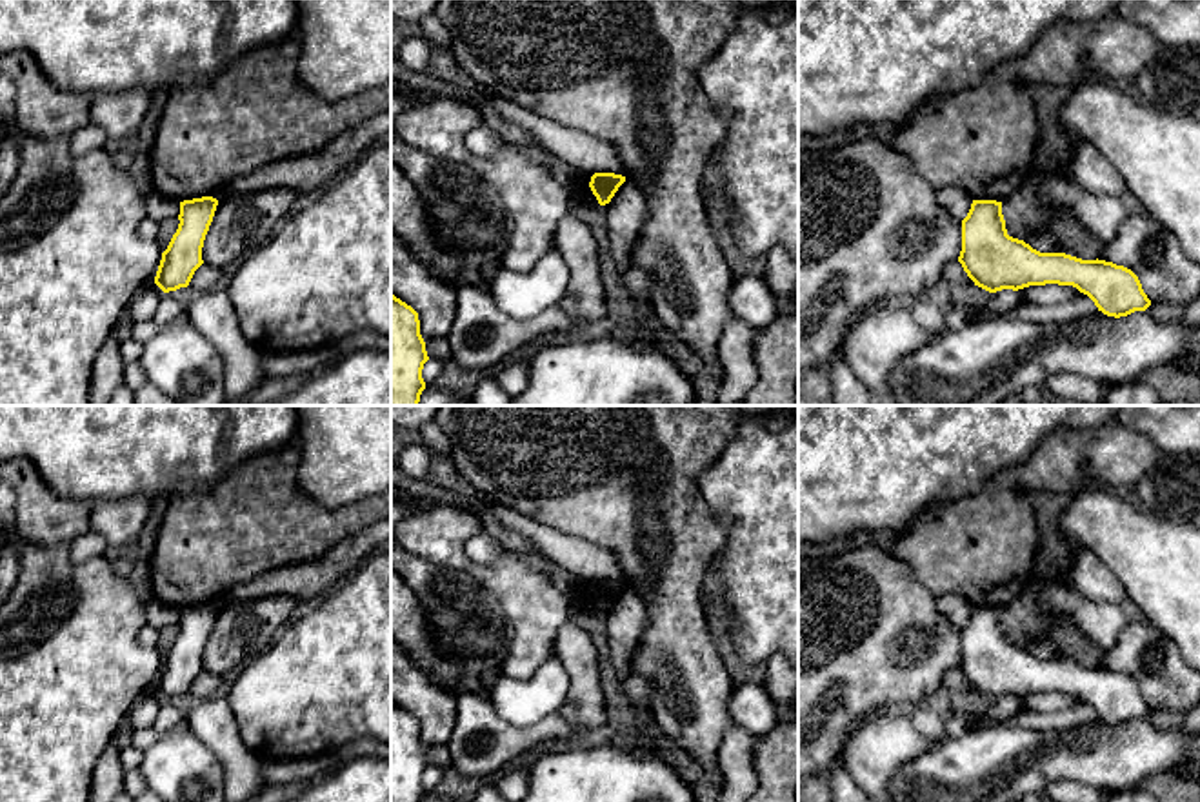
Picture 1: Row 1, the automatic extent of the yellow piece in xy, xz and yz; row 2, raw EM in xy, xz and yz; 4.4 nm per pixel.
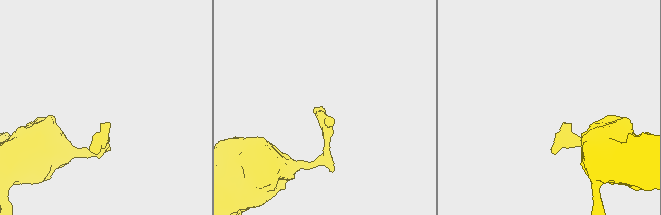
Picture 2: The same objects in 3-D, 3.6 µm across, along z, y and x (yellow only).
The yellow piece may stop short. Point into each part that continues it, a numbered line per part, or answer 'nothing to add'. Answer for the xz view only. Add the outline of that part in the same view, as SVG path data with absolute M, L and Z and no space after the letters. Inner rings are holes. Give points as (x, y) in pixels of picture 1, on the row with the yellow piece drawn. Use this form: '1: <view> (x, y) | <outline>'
nothing to add

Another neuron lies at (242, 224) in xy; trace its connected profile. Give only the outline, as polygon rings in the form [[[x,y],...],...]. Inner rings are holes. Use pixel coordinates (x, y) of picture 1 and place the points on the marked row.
[[[289,187],[247,195],[224,195],[204,240],[204,264],[229,273],[244,258],[265,246],[289,216],[296,200]]]

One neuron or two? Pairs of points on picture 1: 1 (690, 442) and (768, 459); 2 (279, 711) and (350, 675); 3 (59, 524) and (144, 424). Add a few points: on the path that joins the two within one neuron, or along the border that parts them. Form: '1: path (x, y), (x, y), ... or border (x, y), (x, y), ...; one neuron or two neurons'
1: border (740, 424), (720, 457), (699, 477), (700, 486); two neurons
2: path (297, 701), (331, 677); one neuron
3: border (42, 477), (57, 493), (93, 504); two neurons

